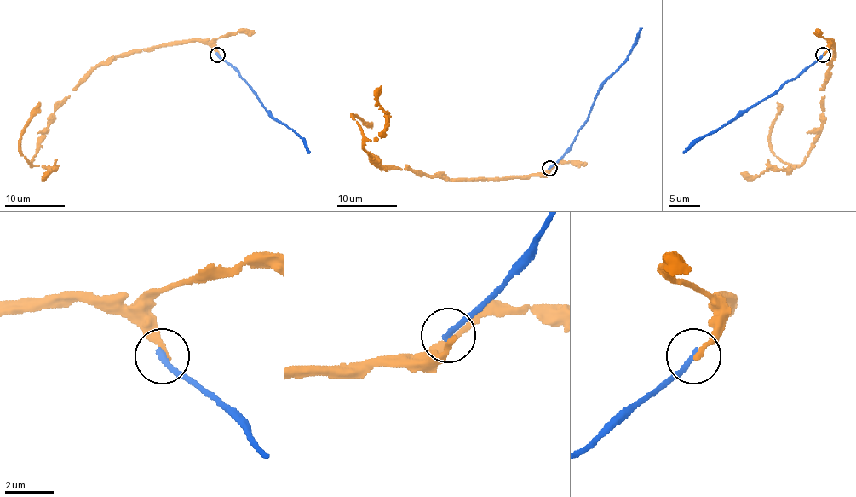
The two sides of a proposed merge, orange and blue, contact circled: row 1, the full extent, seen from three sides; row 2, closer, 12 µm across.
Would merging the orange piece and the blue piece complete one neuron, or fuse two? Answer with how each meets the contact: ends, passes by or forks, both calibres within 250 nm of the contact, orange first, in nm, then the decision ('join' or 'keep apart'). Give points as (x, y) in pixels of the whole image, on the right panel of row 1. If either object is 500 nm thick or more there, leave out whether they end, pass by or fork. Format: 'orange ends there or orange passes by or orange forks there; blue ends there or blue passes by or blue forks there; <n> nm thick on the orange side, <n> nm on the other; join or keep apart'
orange ends there; blue ends there; 240 nm thick on the orange side, 280 nm on the other; keep apart

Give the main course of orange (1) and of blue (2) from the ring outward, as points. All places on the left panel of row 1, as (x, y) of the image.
1: (217, 54), (208, 44), (184, 41), (96, 66), (55, 111), (31, 164), (20, 150), (21, 129), (40, 101)
2: (217, 54), (243, 78), (267, 111), (301, 140), (309, 153)

